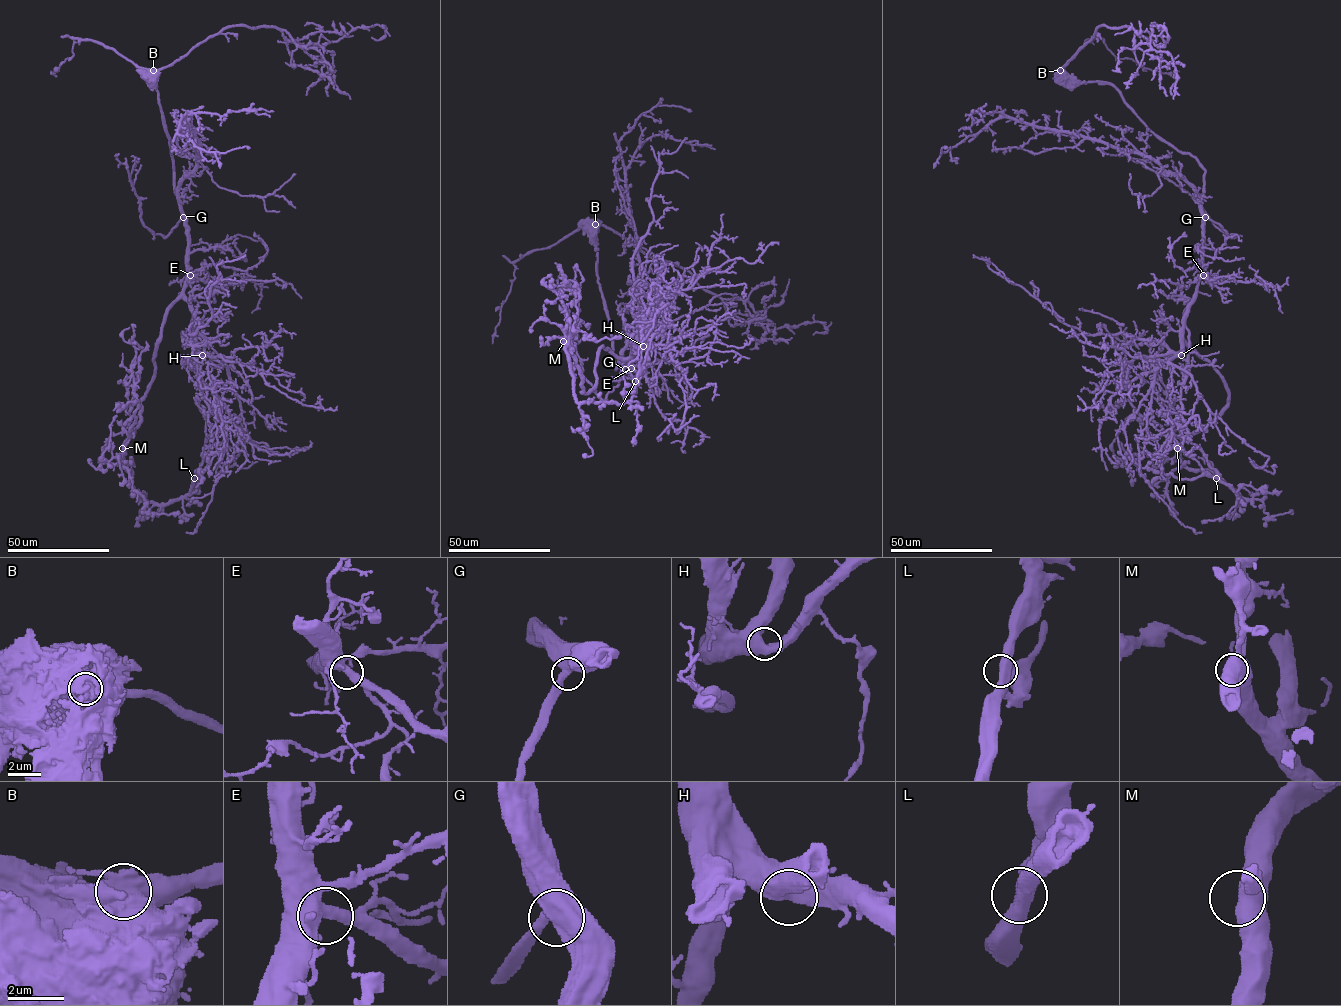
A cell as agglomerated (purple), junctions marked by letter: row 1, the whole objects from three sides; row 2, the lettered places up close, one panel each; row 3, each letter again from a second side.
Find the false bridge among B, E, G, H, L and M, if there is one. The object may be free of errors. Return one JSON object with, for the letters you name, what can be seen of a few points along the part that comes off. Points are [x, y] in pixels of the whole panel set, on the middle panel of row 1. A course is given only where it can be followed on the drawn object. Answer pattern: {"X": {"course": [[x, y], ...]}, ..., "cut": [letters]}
{"B": {"course": [[595, 224], [686, 269], [748, 322], [777, 329], [820, 321], [827, 332], [813, 335]]}, "cut": ["B"]}

